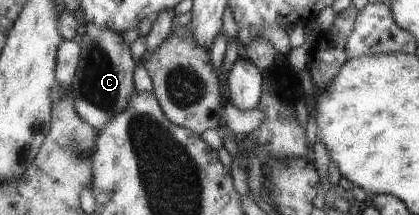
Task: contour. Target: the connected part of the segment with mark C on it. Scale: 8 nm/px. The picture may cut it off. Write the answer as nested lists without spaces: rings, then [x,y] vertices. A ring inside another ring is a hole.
[[[93,23],[85,24],[84,35],[80,37],[82,48],[80,63],[71,84],[74,93],[74,106],[84,121],[102,129],[114,114],[125,108],[133,92],[133,58],[129,44],[123,42],[121,34]]]

